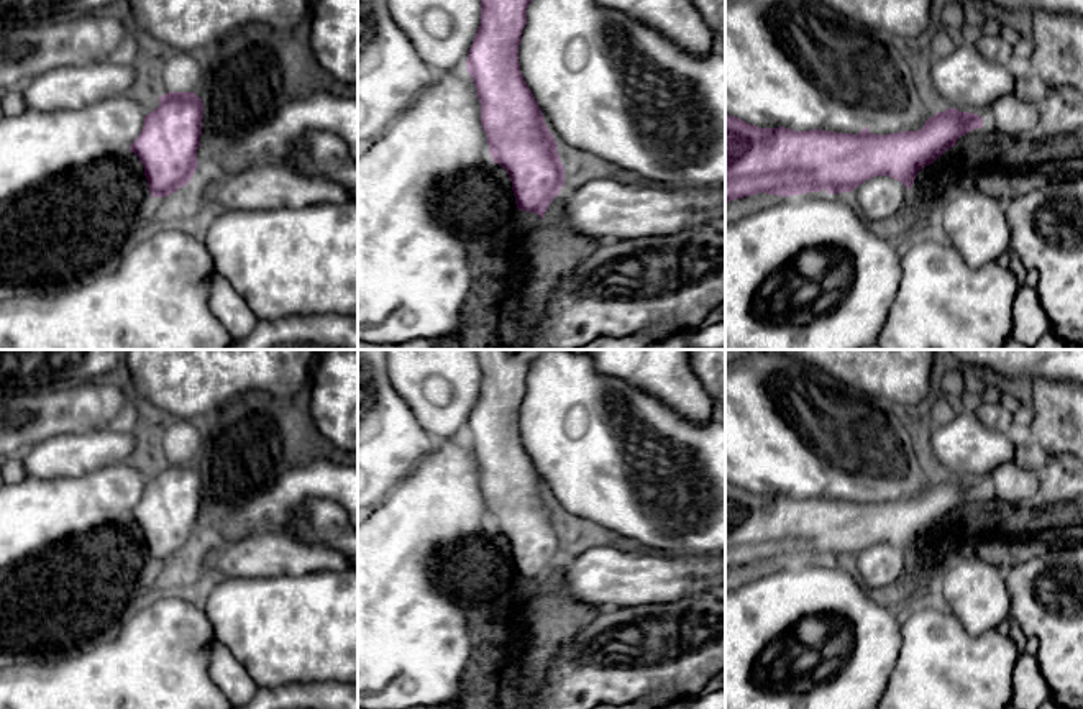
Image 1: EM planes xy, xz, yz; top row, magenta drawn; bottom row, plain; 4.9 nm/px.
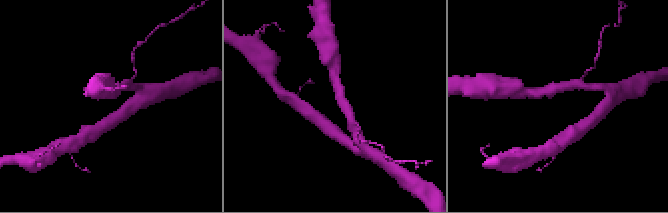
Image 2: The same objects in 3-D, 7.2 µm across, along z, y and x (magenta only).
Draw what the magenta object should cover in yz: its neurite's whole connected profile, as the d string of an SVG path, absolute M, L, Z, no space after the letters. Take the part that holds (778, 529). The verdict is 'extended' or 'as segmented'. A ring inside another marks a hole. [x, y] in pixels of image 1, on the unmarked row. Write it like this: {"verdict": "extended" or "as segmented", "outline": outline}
{"verdict": "as segmented", "outline": "M957 476L935 481L917 499L891 502L873 502L866 494L857 502L758 496L725 481L725 569L761 560L781 565L820 558L852 560L876 543L889 543L911 556L921 537L957 514L960 504L978 496L983 496L983 484Z"}

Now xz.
{"verdict": "as segmented", "outline": "M474 350L481 389L468 420L489 522L512 550L519 578L545 579L564 553L564 533L519 430L527 376L543 350Z"}

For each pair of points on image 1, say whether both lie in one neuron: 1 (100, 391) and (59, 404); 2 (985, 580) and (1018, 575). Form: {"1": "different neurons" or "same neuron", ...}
{"1": "same neuron", "2": "different neurons"}

